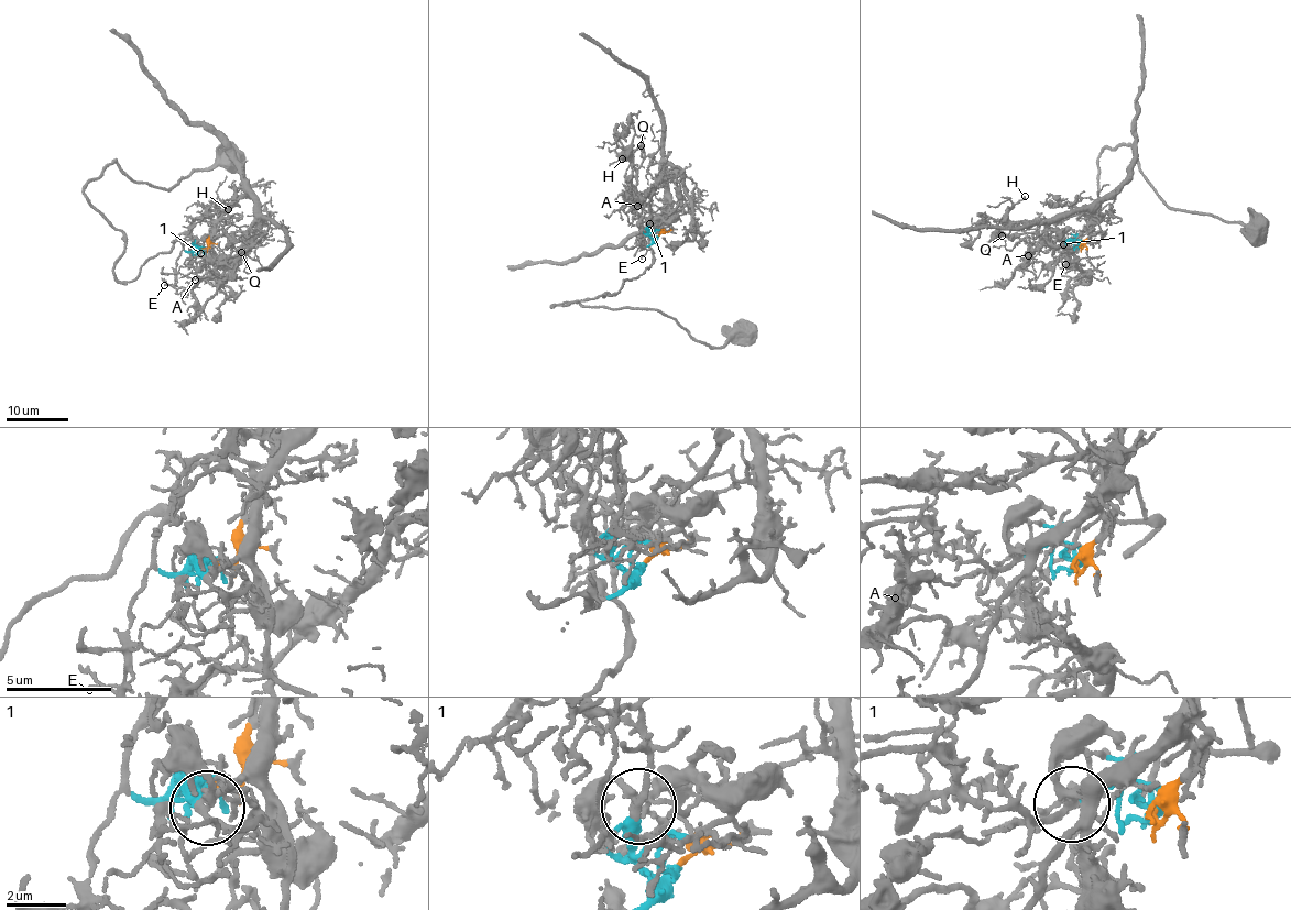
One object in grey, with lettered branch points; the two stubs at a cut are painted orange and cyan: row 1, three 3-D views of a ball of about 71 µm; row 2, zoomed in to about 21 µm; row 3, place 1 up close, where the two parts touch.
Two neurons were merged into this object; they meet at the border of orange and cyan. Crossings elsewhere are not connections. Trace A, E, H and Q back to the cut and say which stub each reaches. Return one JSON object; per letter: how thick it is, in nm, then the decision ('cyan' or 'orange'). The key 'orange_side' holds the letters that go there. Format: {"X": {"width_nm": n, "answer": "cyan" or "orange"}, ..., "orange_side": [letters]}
{"A": {"width_nm": 120, "answer": "orange"}, "E": {"width_nm": 120, "answer": "cyan"}, "H": {"width_nm": 190, "answer": "cyan"}, "Q": {"width_nm": 110, "answer": "cyan"}, "orange_side": ["A"]}

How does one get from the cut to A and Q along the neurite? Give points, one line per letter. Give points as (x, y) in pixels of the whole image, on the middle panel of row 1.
A: (658, 236), (660, 218), (666, 226), (660, 230), (636, 233), (646, 196), (636, 206)
Q: (658, 236), (649, 228), (649, 204), (639, 201), (631, 183), (630, 160), (641, 145)

